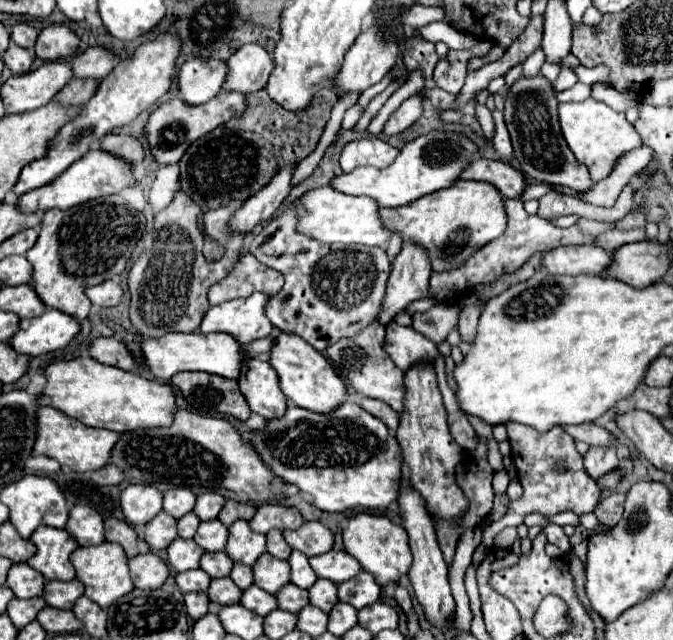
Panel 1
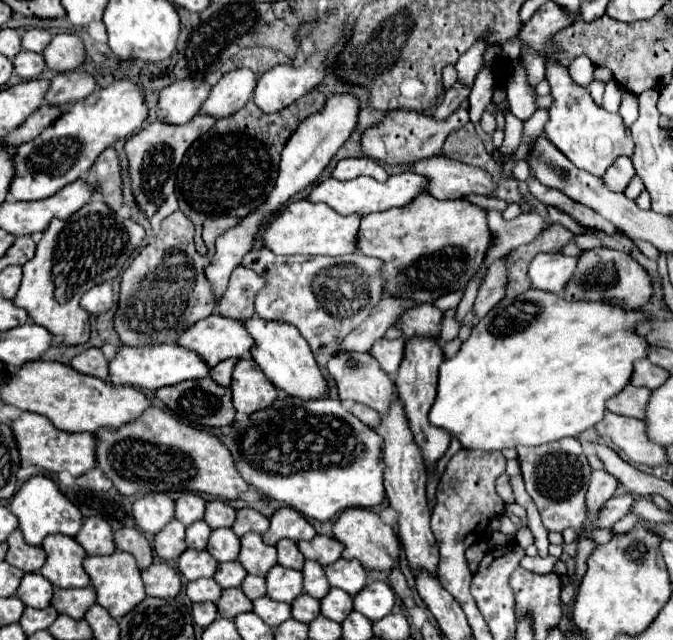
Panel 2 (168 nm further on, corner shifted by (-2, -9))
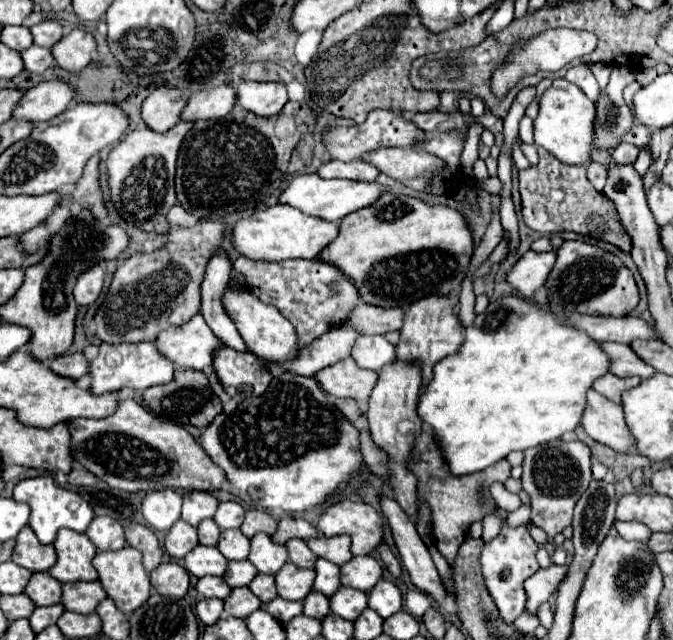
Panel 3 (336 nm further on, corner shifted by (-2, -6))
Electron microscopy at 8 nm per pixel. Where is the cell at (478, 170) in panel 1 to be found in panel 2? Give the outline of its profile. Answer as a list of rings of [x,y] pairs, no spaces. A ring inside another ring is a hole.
[[[448,157],[422,159],[412,163],[410,169],[428,179],[426,193],[436,199],[458,199],[470,193],[490,195],[496,189],[492,177],[484,169]]]

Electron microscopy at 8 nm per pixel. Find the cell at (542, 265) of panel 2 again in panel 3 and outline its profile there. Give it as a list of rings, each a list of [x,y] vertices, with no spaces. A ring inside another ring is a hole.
[[[528,250],[512,268],[508,274],[508,282],[526,298],[532,298],[536,290],[544,288],[544,282],[548,280],[548,274],[552,272],[552,266],[556,264],[554,252],[534,252]]]

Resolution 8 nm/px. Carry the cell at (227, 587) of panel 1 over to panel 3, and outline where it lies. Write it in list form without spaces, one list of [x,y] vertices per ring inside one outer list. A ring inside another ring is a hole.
[[[234,588],[230,596],[224,600],[224,612],[234,618],[246,618],[254,610],[258,610],[262,602],[250,592],[250,588]]]

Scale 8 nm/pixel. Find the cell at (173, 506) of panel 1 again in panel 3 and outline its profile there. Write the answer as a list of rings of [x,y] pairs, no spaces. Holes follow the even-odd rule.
[[[190,492],[184,496],[182,520],[192,526],[198,526],[204,518],[212,518],[218,508],[218,500],[210,492]]]

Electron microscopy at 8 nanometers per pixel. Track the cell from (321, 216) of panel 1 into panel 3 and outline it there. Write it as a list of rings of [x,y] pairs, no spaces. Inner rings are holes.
[[[276,204],[240,220],[234,226],[234,246],[240,254],[252,260],[278,262],[286,258],[318,258],[320,250],[324,250],[324,246],[328,246],[328,242],[336,238],[338,230],[338,224],[324,222],[322,218],[312,218],[310,214],[304,214],[294,206]]]

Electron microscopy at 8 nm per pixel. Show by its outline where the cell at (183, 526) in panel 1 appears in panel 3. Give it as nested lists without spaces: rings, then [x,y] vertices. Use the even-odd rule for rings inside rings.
[[[214,520],[200,522],[200,526],[198,526],[198,540],[200,540],[200,544],[204,544],[204,546],[216,546],[218,536],[220,536],[220,528],[216,526]]]

